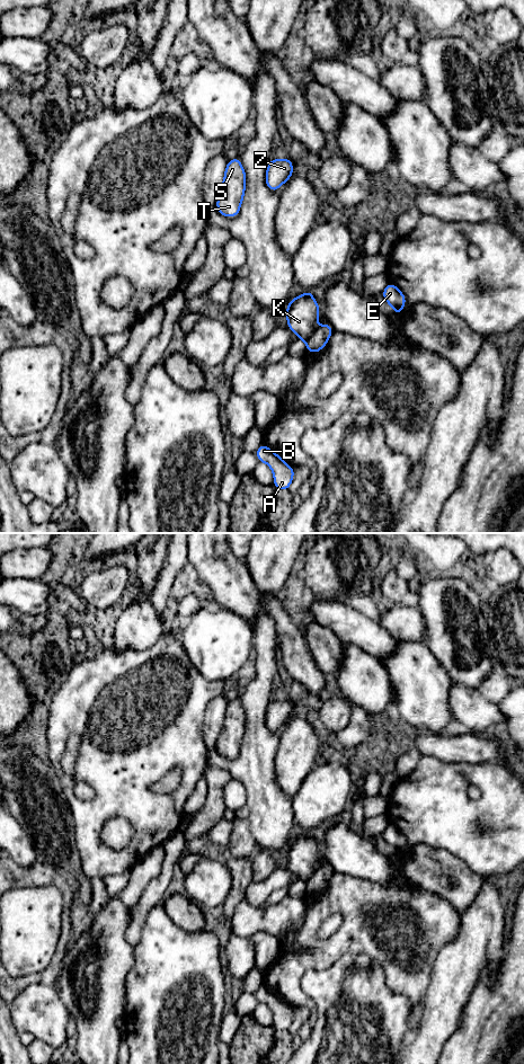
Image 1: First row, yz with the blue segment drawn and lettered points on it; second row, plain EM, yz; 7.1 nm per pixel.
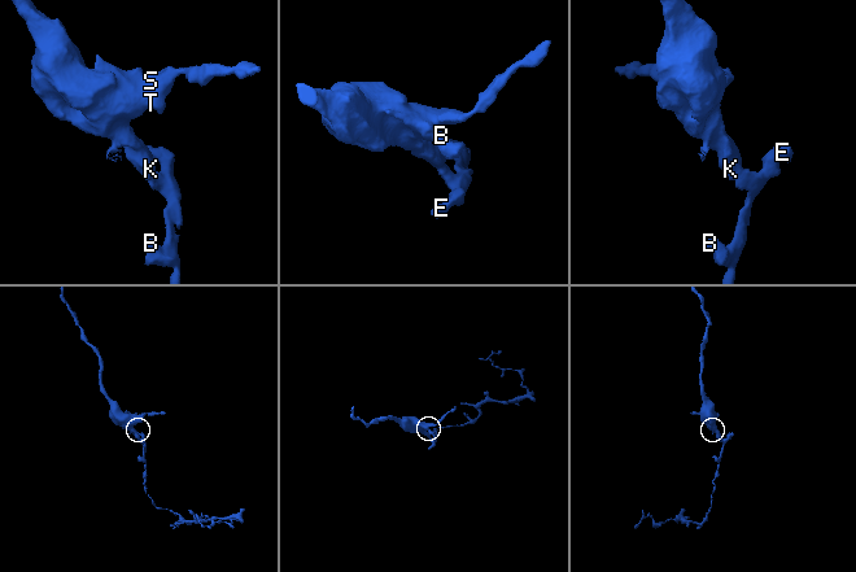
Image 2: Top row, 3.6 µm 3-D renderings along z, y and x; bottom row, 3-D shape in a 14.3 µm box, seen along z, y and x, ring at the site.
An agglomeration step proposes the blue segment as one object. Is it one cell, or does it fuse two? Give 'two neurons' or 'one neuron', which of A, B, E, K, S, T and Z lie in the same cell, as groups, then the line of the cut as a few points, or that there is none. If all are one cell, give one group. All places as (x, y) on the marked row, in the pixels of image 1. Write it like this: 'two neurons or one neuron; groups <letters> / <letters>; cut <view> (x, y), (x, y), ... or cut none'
two neurons; groups A B E / K S T Z; cut yz (316, 329), (305, 340)

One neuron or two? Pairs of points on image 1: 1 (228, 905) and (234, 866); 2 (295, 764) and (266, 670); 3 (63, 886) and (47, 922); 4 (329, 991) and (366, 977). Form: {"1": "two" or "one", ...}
{"1": "one", "2": "two", "3": "two", "4": "one"}

